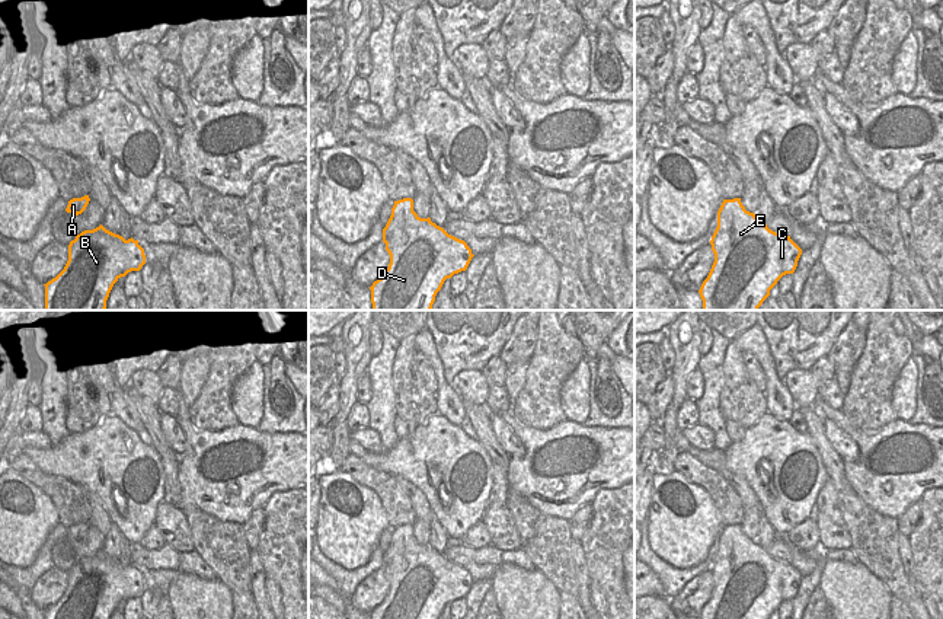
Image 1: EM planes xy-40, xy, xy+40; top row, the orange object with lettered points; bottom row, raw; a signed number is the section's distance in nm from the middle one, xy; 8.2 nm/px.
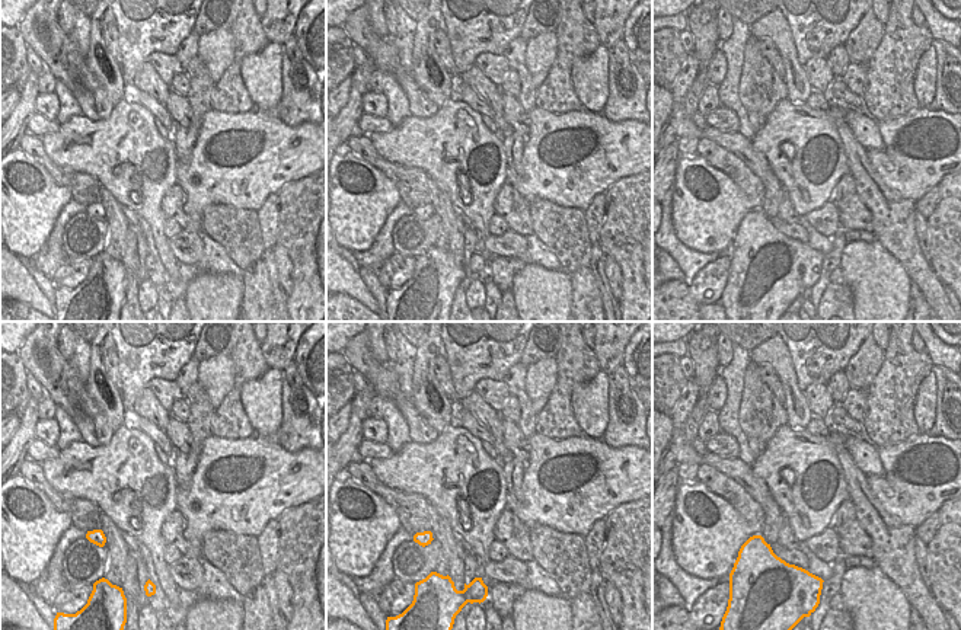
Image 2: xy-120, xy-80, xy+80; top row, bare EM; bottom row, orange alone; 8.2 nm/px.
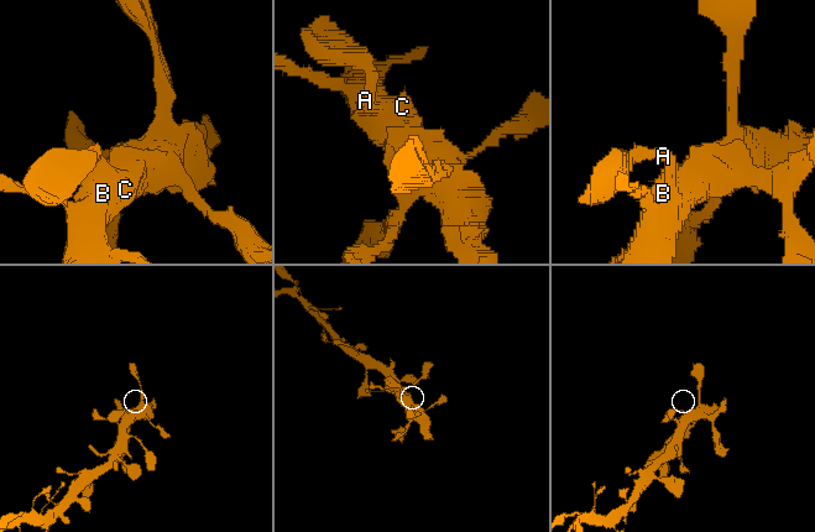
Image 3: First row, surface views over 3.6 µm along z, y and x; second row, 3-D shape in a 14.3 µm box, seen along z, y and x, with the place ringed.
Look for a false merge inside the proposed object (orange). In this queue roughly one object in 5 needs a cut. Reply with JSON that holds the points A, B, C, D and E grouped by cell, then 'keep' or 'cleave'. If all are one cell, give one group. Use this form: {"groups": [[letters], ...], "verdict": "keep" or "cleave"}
{"groups": [["A", "B", "C", "D", "E"]], "verdict": "keep"}

